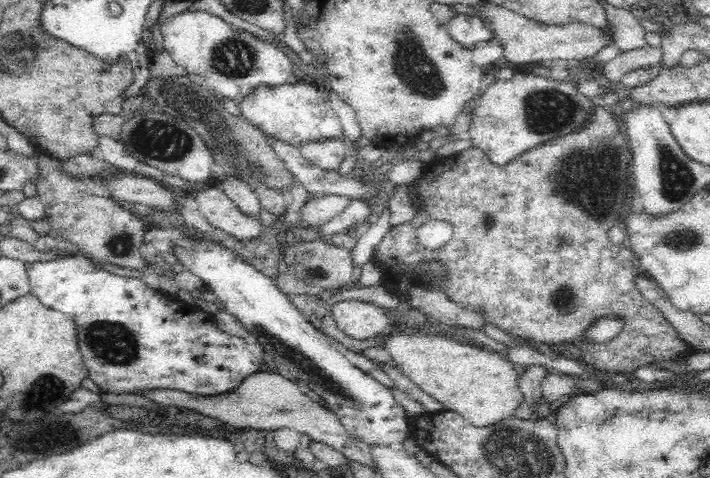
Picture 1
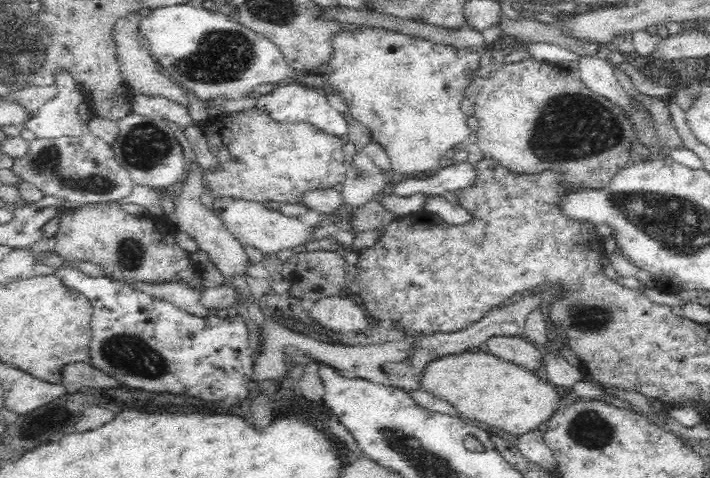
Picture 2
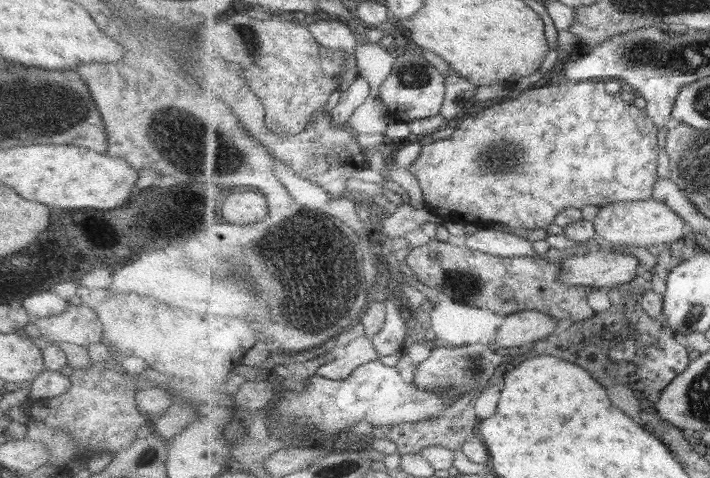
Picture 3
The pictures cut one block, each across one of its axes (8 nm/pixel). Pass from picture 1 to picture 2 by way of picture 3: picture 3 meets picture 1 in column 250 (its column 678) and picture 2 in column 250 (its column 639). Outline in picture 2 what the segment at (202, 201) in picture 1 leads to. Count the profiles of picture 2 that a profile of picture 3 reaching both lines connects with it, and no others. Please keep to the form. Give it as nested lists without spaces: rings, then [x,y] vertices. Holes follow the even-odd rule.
[[[217,198],[211,211],[222,219],[226,230],[243,246],[253,246],[264,254],[276,254],[280,250],[292,249],[294,246],[311,242],[312,232],[316,230],[316,226],[304,226],[298,217],[286,216],[278,210],[268,209],[262,203],[241,198]]]

